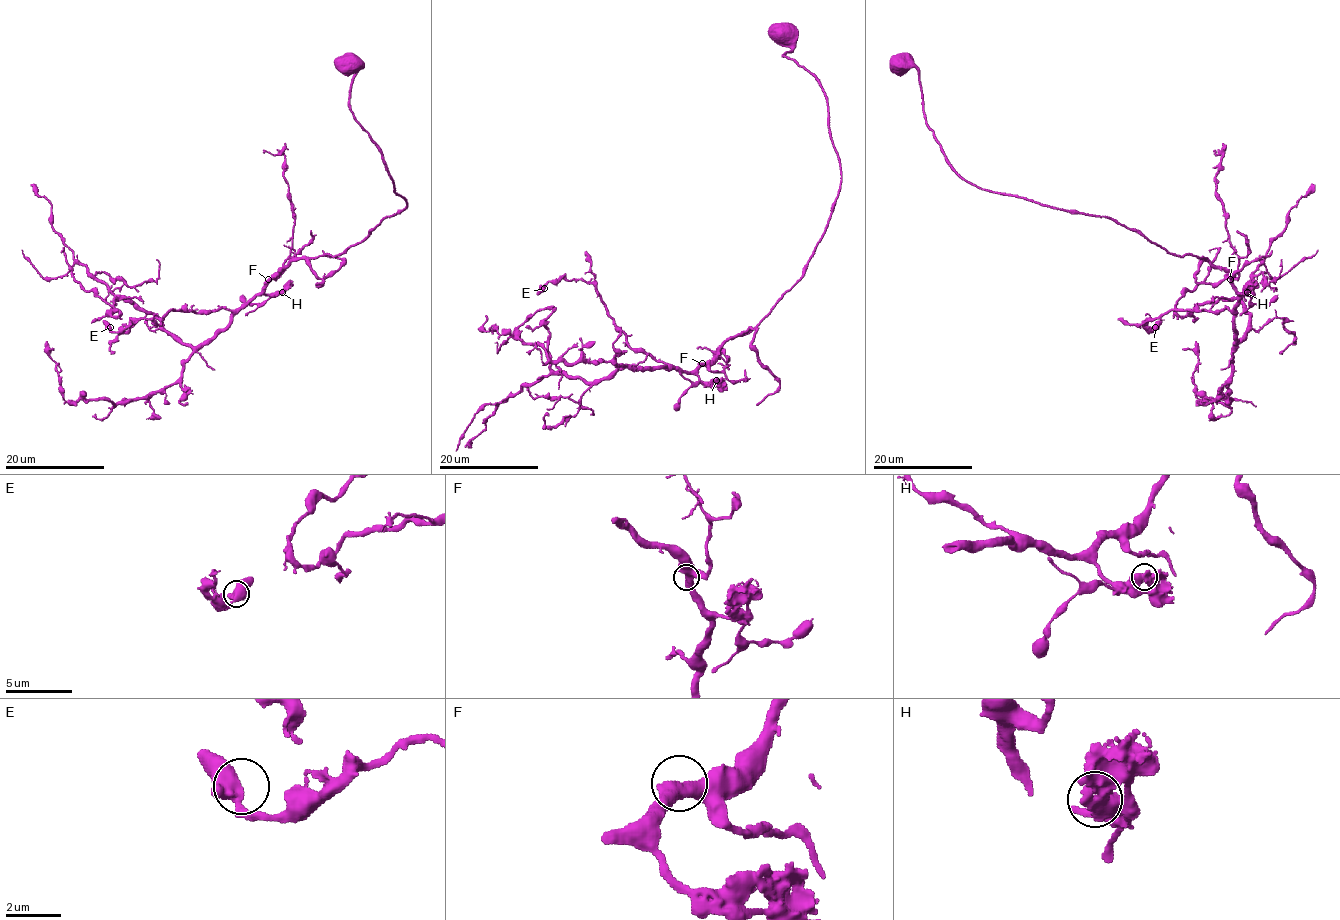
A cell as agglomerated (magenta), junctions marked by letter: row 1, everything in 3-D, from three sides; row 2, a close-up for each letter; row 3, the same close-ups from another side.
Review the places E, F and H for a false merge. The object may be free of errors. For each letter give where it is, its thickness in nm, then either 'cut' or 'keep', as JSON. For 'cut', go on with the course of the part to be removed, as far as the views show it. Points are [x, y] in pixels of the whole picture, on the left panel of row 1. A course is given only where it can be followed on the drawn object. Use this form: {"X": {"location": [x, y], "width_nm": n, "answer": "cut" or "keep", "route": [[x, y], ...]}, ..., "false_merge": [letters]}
{"E": {"location": [110, 327], "width_nm": 500, "answer": "keep"}, "F": {"location": [268, 279], "width_nm": 480, "answer": "keep"}, "H": {"location": [282, 292], "width_nm": 500, "answer": "cut", "route": [[281, 292], [258, 303], [246, 303], [243, 294]]}, "false_merge": ["H"]}

